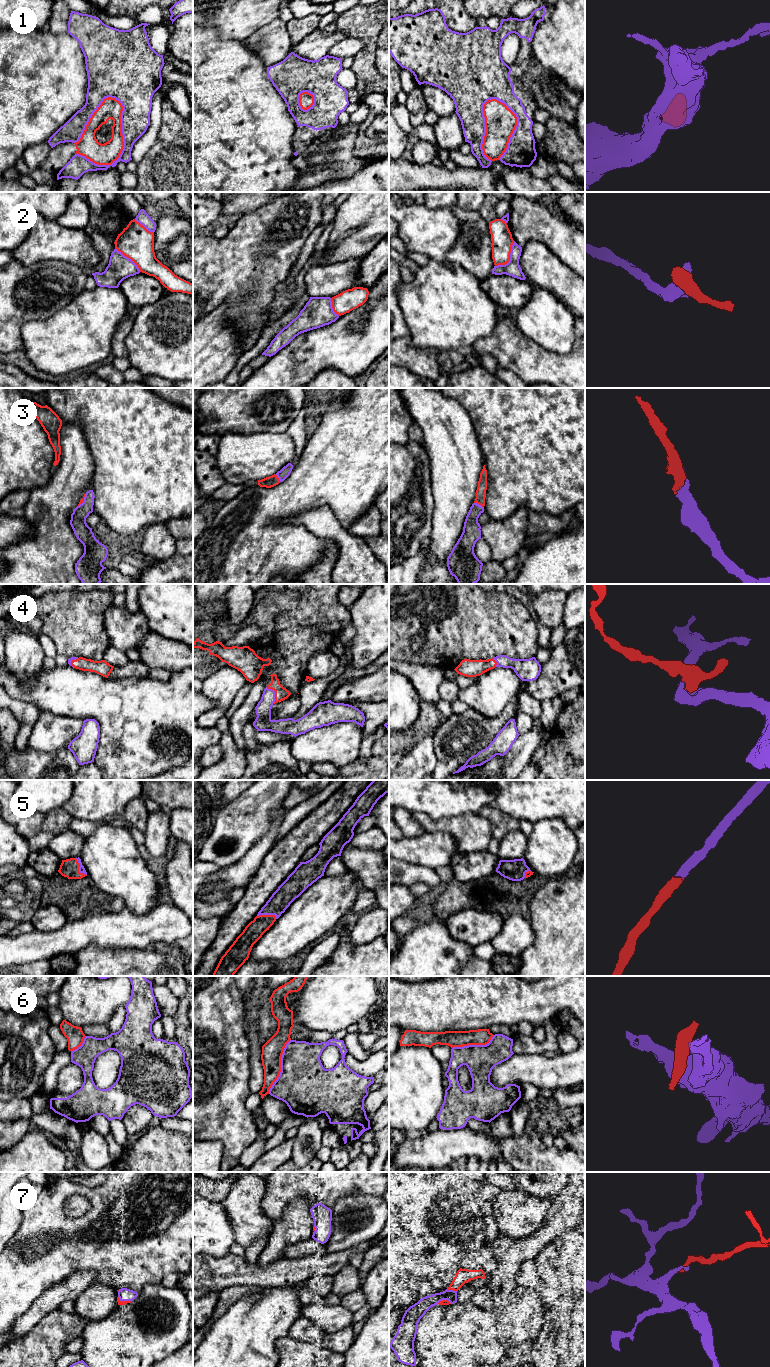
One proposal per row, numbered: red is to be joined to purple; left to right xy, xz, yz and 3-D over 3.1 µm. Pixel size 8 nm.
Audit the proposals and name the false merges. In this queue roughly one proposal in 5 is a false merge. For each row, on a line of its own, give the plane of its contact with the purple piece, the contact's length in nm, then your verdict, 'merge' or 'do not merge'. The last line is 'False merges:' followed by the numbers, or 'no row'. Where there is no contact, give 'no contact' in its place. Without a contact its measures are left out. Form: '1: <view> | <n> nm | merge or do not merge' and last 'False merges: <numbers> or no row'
1: xy | 550 nm | do not merge
2: yz | 260 nm | do not merge
3: yz | 90 nm | merge
4: xz | 150 nm | merge
5: xy | 170 nm | merge
6: xz | 480 nm | do not merge
7: yz | 90 nm | merge
False merges: 1, 2, 6

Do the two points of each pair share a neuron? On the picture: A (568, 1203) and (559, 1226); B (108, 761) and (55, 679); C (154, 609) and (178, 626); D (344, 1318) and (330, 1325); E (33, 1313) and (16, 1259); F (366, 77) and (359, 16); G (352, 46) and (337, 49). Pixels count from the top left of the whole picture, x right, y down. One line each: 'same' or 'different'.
A: same
B: same
C: same
D: same
E: different
F: same
G: same

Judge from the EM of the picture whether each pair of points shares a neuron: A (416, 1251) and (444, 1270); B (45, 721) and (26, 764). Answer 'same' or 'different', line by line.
A: same
B: different

